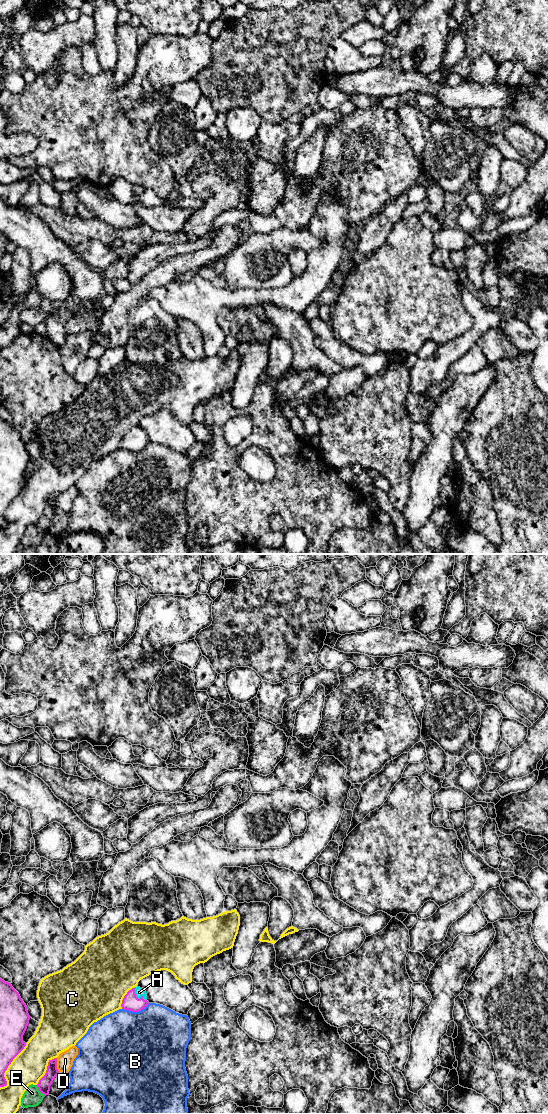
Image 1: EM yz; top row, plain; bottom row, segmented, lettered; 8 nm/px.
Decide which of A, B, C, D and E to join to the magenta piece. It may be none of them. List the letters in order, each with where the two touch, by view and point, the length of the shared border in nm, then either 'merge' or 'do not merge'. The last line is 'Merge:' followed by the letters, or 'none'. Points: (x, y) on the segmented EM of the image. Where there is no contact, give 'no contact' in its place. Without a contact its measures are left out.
A: contact yz (136, 997); length 150 nm; merge
B: contact yz (135, 1011); length 220 nm; do not merge
C: contact yz (7, 1067); length 420 nm; do not merge
D: contact yz (56, 1065); length 110 nm; do not merge
E: contact yz (40, 1091); length 120 nm; do not merge
Merge: A

